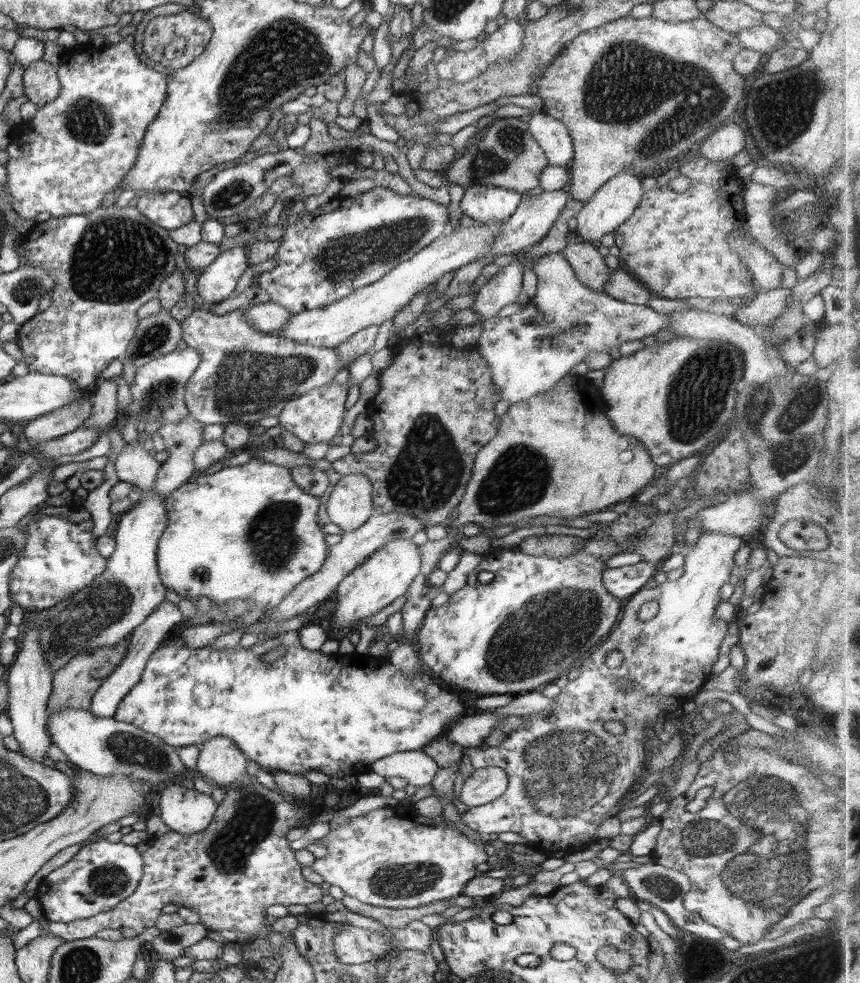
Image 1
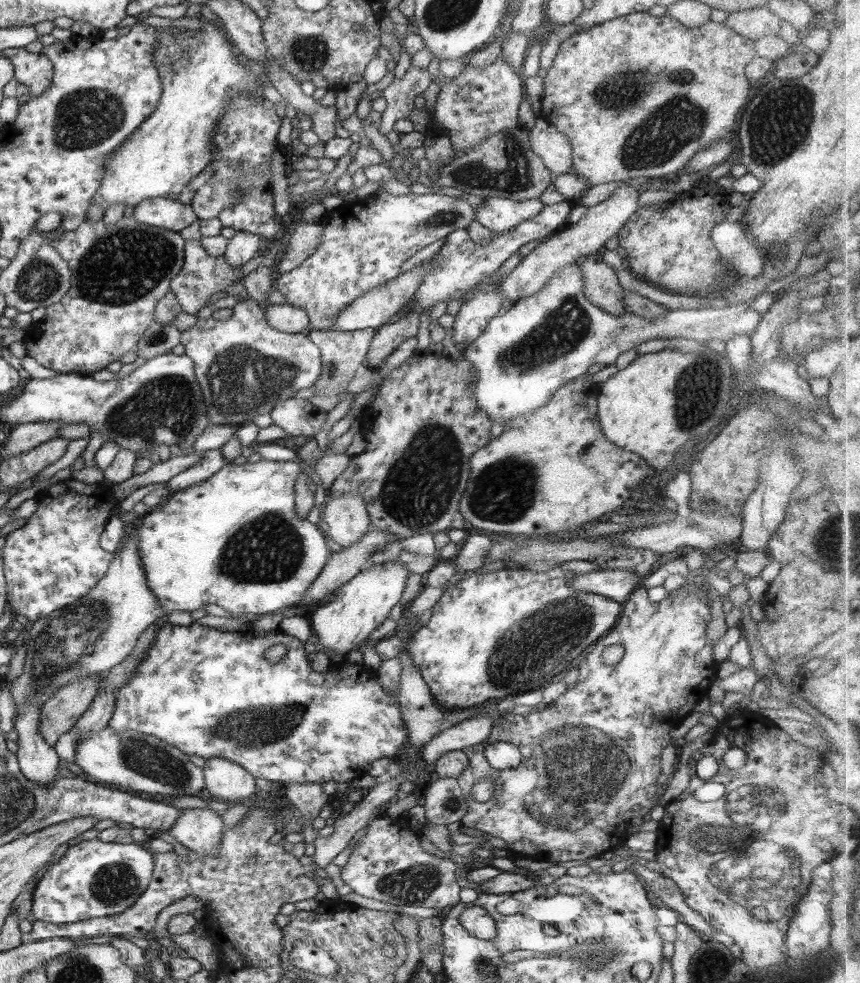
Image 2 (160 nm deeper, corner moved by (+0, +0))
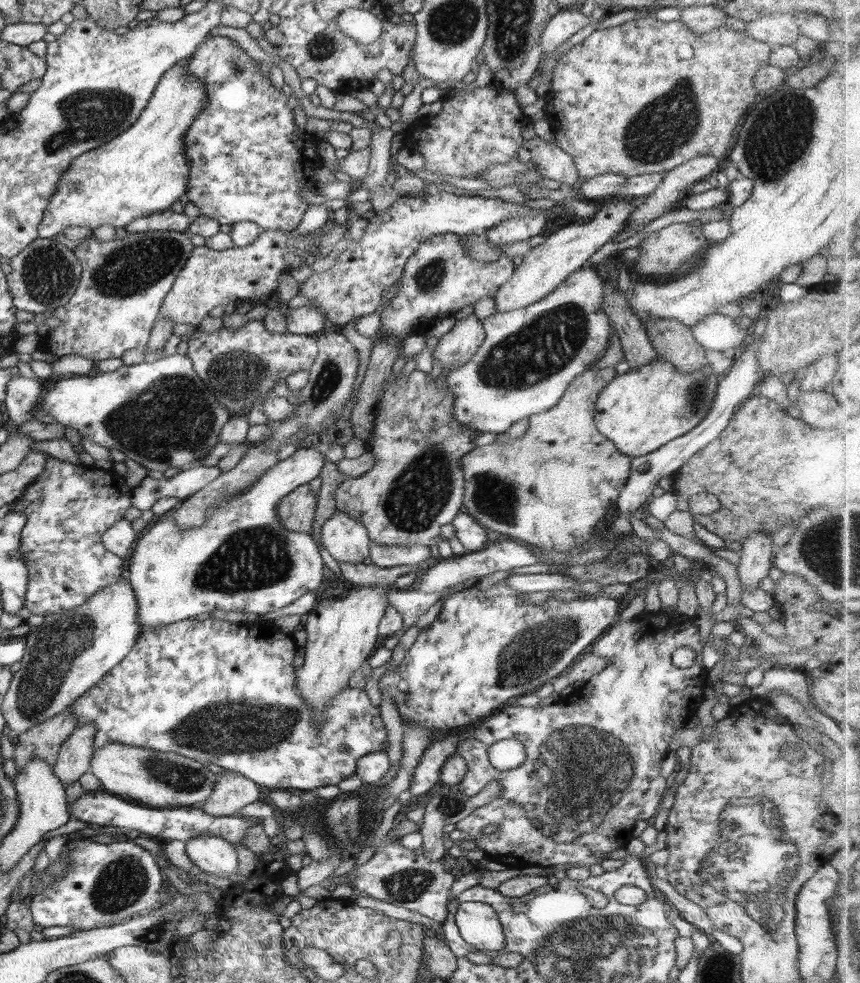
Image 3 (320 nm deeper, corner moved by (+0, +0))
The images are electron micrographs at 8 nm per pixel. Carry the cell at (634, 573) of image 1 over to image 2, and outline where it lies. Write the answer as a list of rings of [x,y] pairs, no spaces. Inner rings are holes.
[[[604,570],[580,574],[571,580],[569,586],[574,590],[594,592],[624,603],[634,588],[636,589],[636,585],[642,584],[642,580],[634,571]]]

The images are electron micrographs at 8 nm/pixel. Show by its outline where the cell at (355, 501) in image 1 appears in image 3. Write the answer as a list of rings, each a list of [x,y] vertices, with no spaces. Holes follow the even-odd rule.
[[[338,510],[322,526],[321,542],[335,561],[349,564],[363,563],[372,546],[364,524]]]

